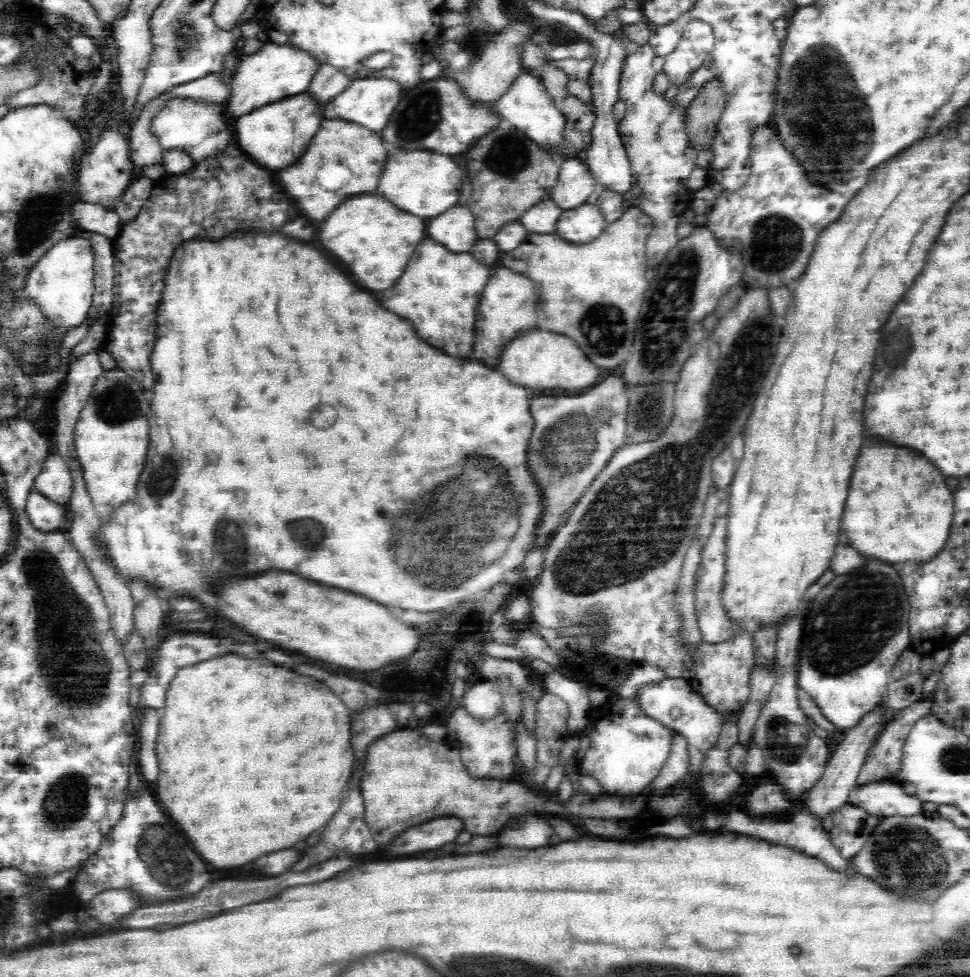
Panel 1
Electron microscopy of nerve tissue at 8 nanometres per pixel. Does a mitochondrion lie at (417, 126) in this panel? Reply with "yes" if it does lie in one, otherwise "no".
yes

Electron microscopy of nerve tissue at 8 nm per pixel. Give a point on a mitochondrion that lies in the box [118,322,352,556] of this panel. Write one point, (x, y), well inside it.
(164, 478)

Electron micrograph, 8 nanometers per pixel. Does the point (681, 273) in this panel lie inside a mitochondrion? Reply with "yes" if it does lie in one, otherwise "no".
yes

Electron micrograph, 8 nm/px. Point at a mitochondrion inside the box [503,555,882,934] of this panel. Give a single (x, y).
(779, 734)

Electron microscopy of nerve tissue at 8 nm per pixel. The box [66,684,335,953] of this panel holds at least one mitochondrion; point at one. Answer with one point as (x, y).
(155, 846)

